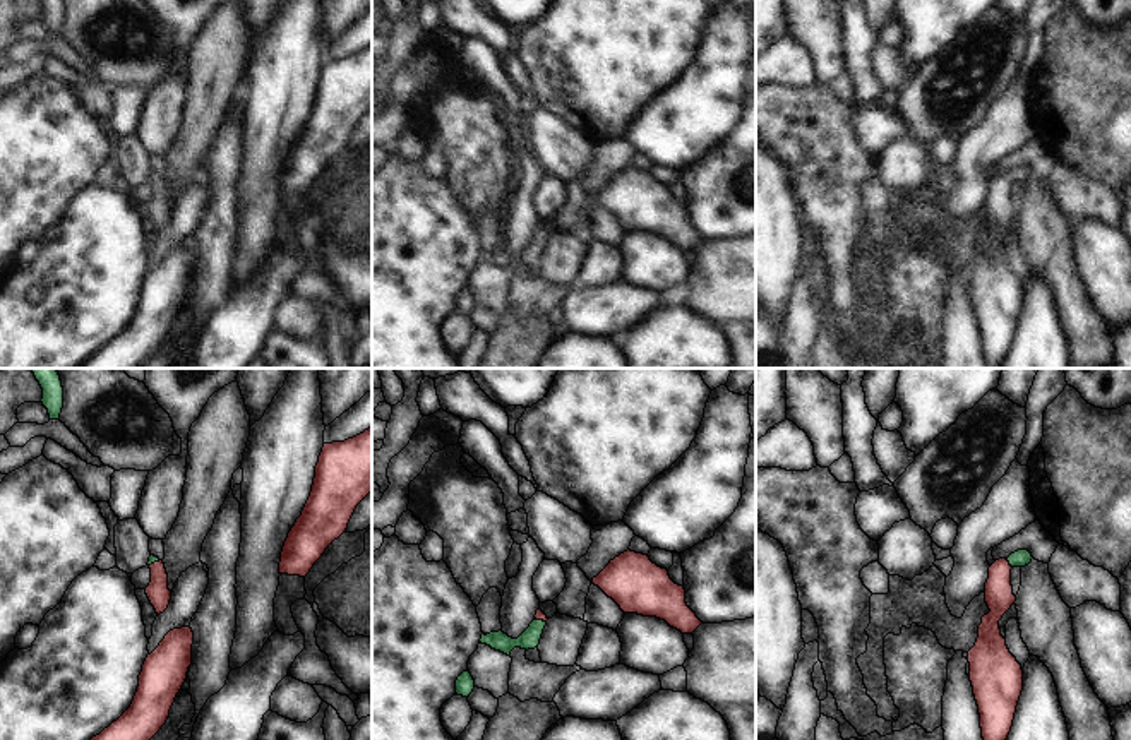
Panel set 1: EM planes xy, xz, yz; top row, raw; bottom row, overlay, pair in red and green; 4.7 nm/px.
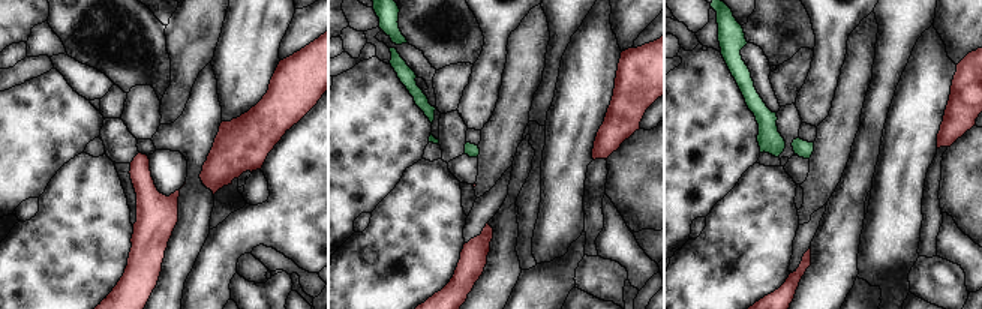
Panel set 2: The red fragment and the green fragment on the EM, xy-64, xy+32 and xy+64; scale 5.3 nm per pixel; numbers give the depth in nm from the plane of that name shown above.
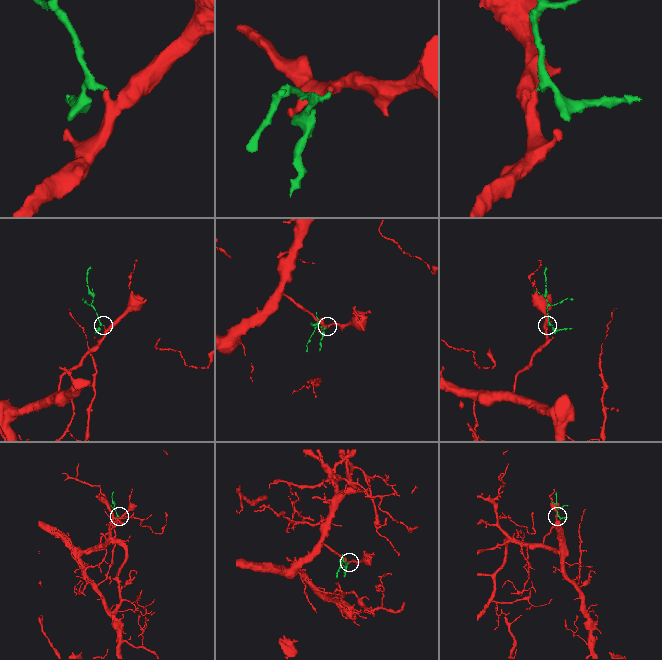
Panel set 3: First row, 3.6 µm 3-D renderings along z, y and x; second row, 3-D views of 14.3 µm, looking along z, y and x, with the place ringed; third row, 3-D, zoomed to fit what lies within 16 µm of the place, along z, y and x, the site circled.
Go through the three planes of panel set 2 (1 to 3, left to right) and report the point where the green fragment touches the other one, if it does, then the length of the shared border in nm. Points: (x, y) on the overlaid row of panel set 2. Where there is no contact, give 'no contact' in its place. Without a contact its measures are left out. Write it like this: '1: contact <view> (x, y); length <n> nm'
1: no contact
2: no contact
3: no contact

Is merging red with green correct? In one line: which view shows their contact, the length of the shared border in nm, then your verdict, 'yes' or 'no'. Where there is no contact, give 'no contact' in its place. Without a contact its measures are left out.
yz | 60 nm | yes

